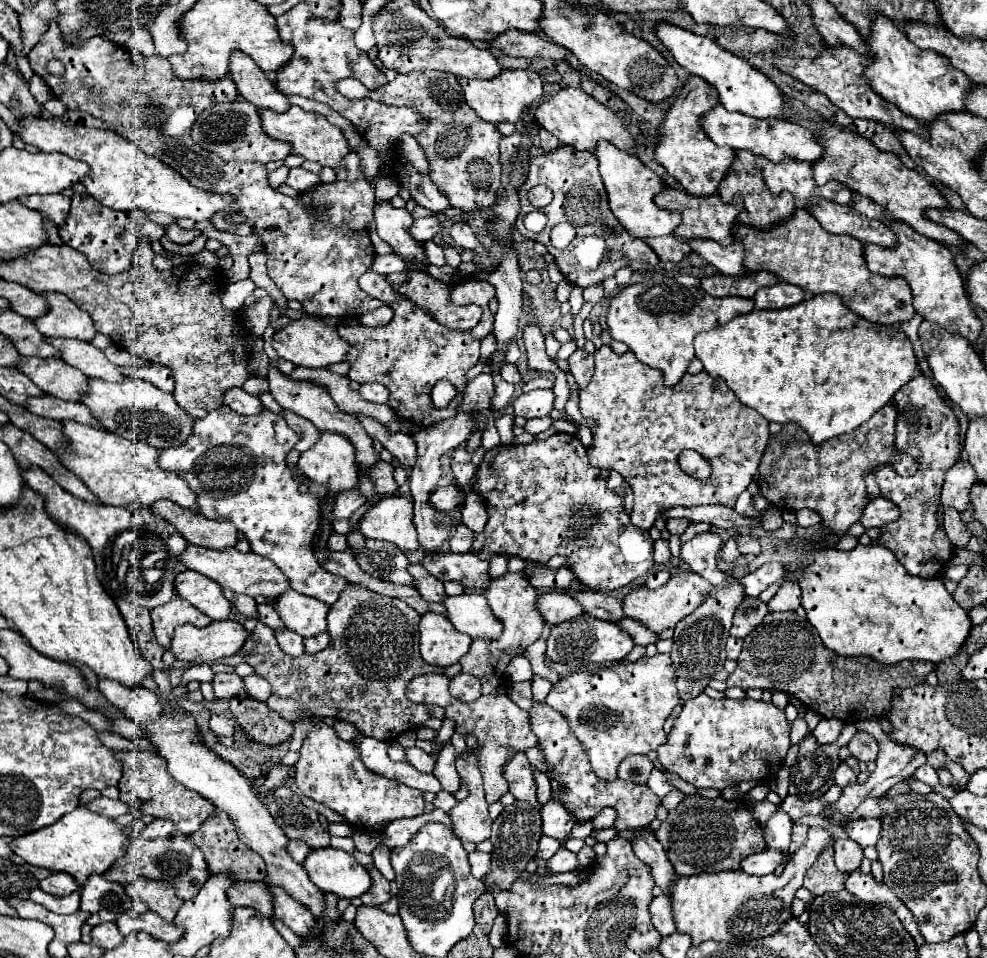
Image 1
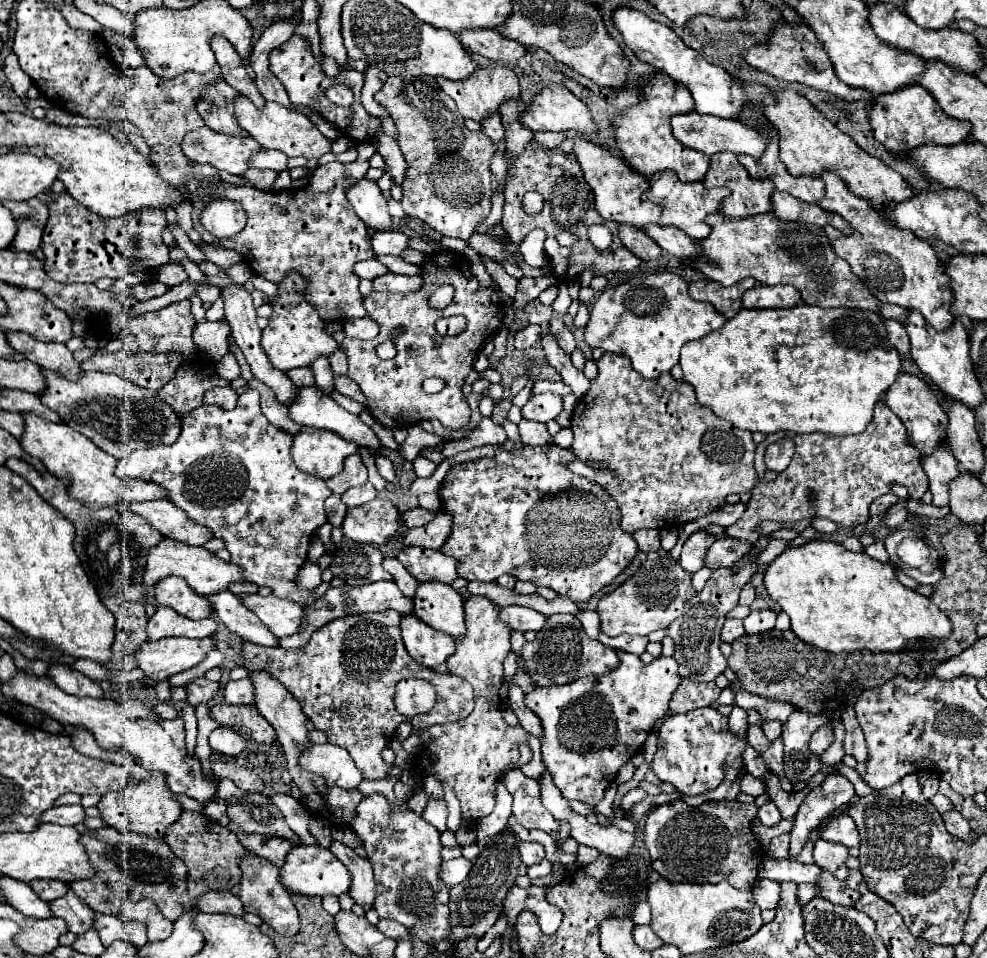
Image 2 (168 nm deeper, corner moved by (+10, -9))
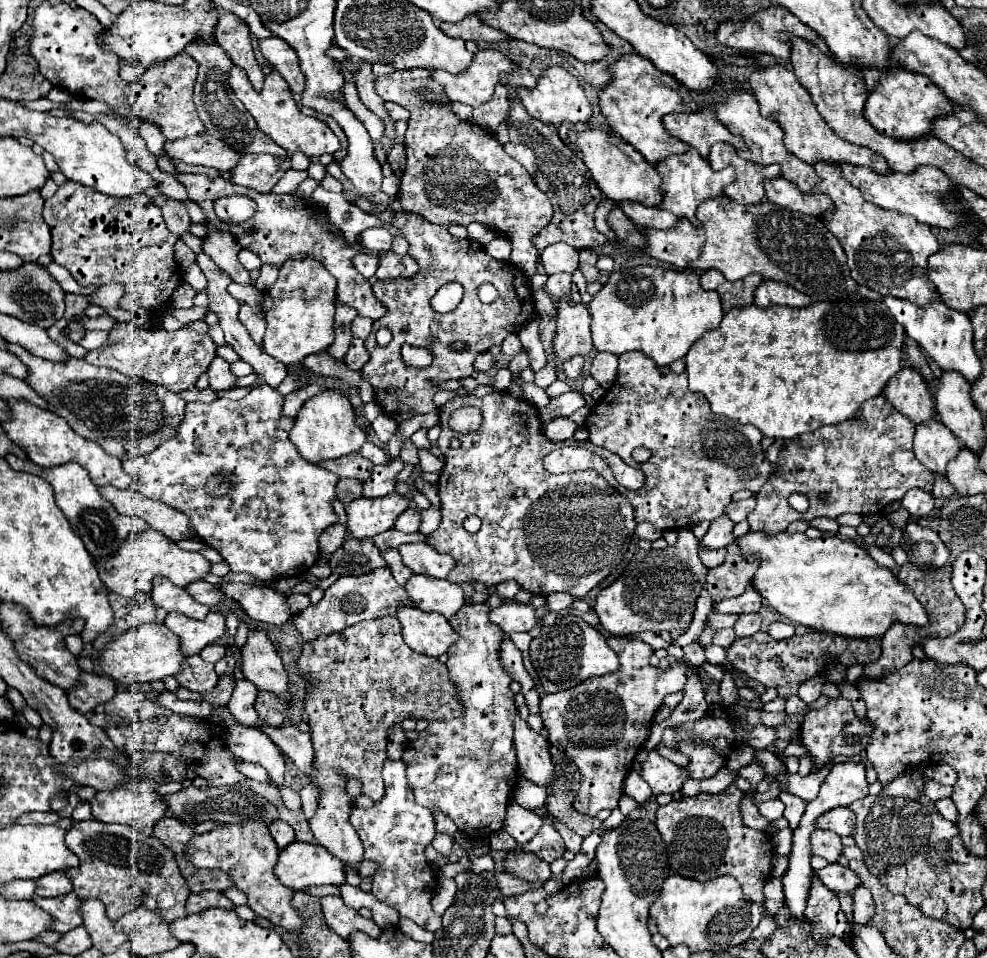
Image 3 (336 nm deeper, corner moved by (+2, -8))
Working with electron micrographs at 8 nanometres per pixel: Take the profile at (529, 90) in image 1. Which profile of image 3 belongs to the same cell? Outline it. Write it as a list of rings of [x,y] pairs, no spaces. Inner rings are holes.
[[[488,48],[476,52],[466,72],[452,76],[446,70],[434,70],[432,76],[440,84],[444,84],[444,90],[452,102],[476,108],[492,98],[492,90],[498,84],[498,76],[504,72],[510,74],[512,66],[512,60],[506,58],[500,50]]]

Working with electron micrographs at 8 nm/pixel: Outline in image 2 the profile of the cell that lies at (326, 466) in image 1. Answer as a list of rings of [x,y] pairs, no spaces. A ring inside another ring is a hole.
[[[300,427],[300,431],[294,435],[290,455],[300,471],[330,479],[342,471],[346,455],[356,451],[358,447],[354,447],[352,441],[346,441],[330,429]]]

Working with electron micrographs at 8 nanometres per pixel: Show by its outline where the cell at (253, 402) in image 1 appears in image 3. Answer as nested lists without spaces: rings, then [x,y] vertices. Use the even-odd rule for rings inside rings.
[[[222,358],[212,360],[212,364],[208,366],[208,376],[210,376],[210,388],[214,392],[226,392],[236,388],[236,376],[230,372],[230,364]]]

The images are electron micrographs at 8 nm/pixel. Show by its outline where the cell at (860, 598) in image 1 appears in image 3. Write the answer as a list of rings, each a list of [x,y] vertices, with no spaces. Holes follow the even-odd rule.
[[[748,532],[738,538],[738,544],[744,556],[756,552],[762,558],[752,586],[794,624],[846,638],[882,638],[896,622],[906,626],[930,624],[926,608],[896,580],[892,570],[880,566],[866,550],[848,540],[836,536],[810,540],[802,532],[776,536]]]

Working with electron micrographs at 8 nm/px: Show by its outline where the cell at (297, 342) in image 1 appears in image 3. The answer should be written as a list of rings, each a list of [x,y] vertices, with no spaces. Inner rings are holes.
[[[288,260],[280,268],[278,280],[264,292],[264,318],[266,318],[266,334],[264,334],[264,352],[274,360],[286,366],[298,366],[302,358],[310,354],[318,354],[326,350],[334,342],[334,310],[336,310],[336,282],[334,276],[316,260]]]

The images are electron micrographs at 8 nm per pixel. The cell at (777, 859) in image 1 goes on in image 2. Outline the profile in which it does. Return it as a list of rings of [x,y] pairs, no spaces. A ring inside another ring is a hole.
[[[776,859],[776,861],[766,861],[766,865],[760,867],[758,877],[768,877],[774,881],[816,883],[820,879],[820,873],[822,873],[822,867],[818,867],[818,865],[804,865],[800,861]]]

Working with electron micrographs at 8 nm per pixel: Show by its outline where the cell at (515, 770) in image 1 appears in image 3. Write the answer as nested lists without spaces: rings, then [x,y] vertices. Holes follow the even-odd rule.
[[[544,814],[542,818],[552,818],[552,822],[554,822],[554,828],[558,828],[558,834],[564,838],[564,844],[566,844],[566,848],[568,850],[572,850],[574,854],[580,850],[580,844],[582,844],[582,836],[578,836],[574,830],[570,830],[564,822],[558,822],[554,816],[550,816],[550,814]]]

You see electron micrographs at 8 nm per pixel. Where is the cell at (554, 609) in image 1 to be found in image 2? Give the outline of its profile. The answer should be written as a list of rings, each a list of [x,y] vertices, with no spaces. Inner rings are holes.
[[[508,605],[508,607],[500,607],[500,621],[506,623],[510,629],[524,633],[524,631],[540,631],[546,623],[546,617],[542,617],[542,613],[528,607]]]

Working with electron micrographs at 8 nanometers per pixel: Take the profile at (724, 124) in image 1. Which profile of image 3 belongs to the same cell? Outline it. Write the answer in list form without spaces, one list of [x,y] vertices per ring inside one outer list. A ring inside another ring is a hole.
[[[700,110],[700,112],[690,112],[690,114],[668,114],[664,116],[664,128],[674,136],[680,138],[682,142],[690,144],[696,148],[702,158],[710,154],[710,148],[716,142],[726,142],[736,146],[736,150],[746,150],[746,144],[742,138],[734,136],[722,122],[718,122],[716,112],[712,110]]]

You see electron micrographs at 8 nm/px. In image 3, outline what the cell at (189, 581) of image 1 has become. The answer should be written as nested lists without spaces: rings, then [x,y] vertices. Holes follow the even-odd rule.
[[[156,578],[154,580],[154,588],[152,588],[152,600],[156,606],[172,612],[182,612],[188,618],[194,620],[202,620],[206,618],[206,614],[210,612],[208,606],[202,606],[200,602],[194,602],[194,598],[190,598],[190,594],[186,594],[184,588],[178,588],[174,584],[170,584],[166,578]]]

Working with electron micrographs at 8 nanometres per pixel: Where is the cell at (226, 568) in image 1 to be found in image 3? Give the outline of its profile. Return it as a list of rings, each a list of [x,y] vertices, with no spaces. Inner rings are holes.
[[[146,530],[146,532],[136,532],[130,540],[126,540],[114,556],[96,562],[96,568],[110,592],[116,592],[122,596],[134,596],[136,590],[150,592],[152,580],[156,576],[164,576],[176,586],[188,586],[192,582],[198,582],[206,574],[210,574],[212,564],[200,552],[186,552],[170,538],[164,538],[164,534],[156,530]]]

